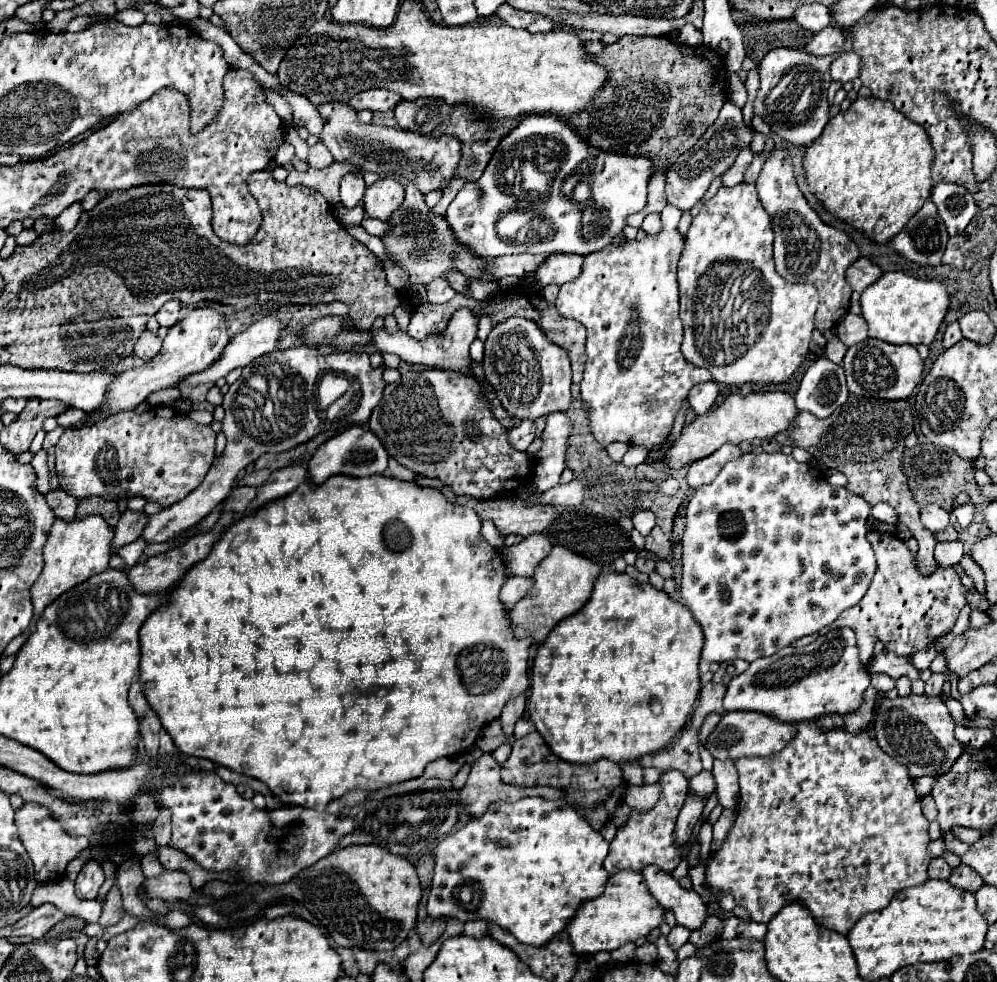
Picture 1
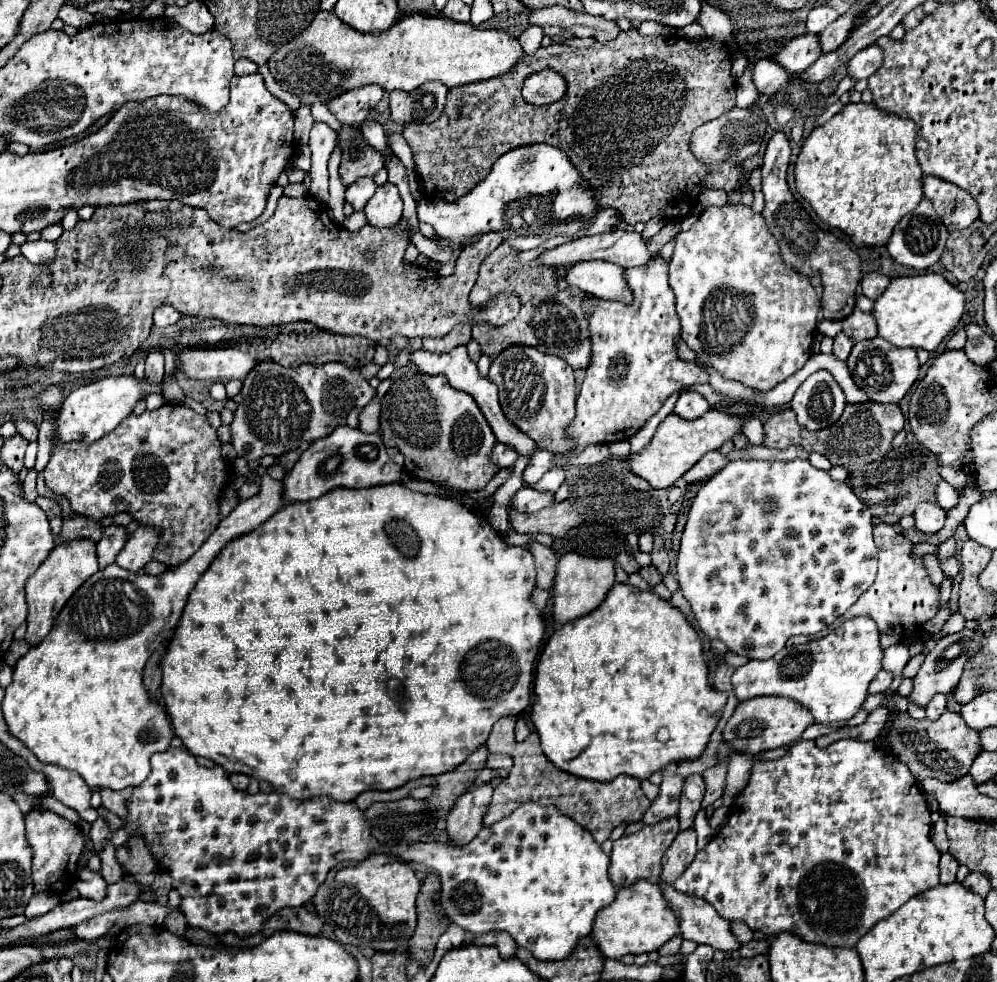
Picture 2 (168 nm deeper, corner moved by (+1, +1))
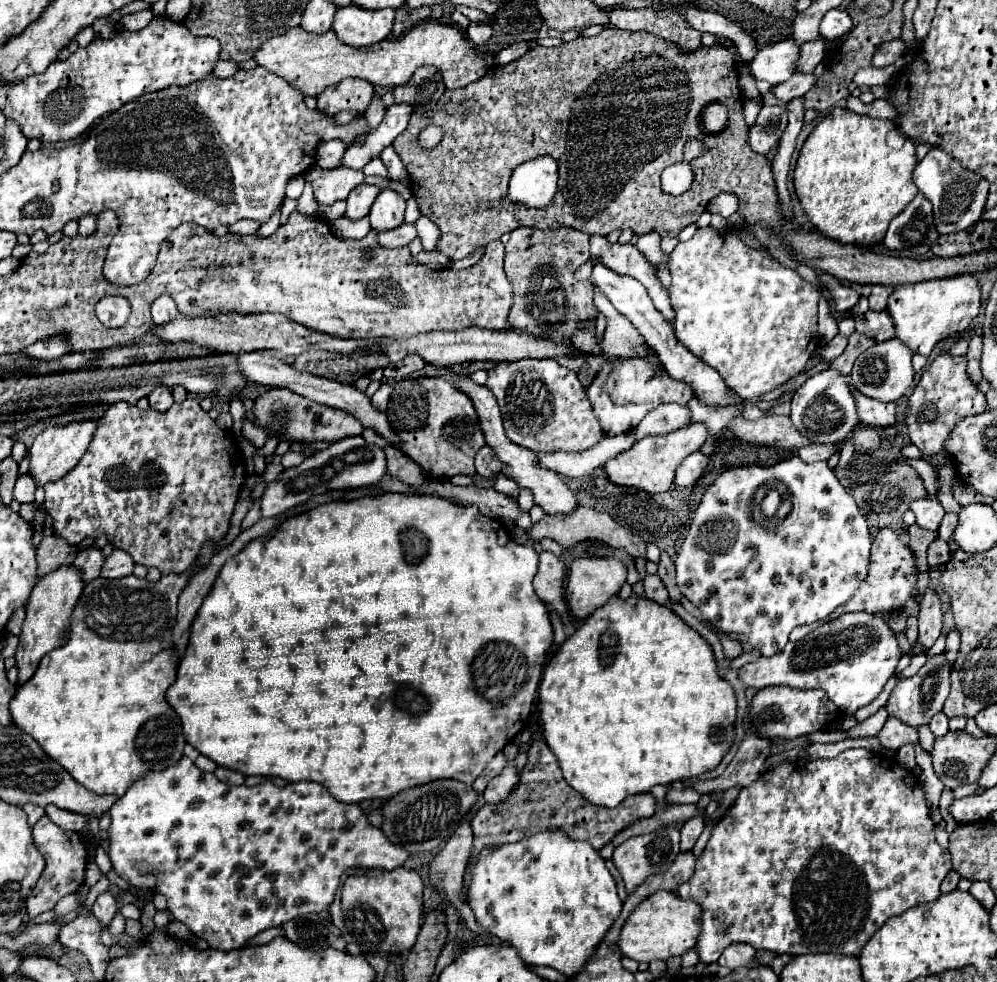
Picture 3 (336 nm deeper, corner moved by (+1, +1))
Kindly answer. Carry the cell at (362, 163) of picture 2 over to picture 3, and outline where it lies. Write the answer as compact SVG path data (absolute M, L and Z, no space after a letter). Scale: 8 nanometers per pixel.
M335 168L323 172L309 172L309 182L313 186L315 200L321 206L331 206L345 200L353 188L363 184L363 172L351 168Z

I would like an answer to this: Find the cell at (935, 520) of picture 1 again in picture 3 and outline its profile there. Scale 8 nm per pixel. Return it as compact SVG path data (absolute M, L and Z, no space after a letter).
M921 498L921 500L915 500L911 502L911 510L915 512L917 516L917 524L925 530L937 530L943 516L945 516L945 510L943 506L939 504L939 500L935 498Z

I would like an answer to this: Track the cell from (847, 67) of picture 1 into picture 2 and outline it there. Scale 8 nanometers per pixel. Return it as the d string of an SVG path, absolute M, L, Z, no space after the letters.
M875 44L863 48L861 52L857 52L857 54L849 60L849 64L847 64L847 76L853 78L855 82L857 82L857 80L863 80L863 78L867 78L867 76L871 76L871 74L879 68L881 58L883 58L883 54L879 52L879 48L877 48Z

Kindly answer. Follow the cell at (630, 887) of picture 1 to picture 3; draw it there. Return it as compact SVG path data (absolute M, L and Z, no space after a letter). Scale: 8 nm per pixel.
M655 892L655 896L643 900L643 904L639 904L639 908L625 922L619 948L623 956L629 956L637 962L667 962L671 956L683 956L697 944L701 934L701 914L701 906L693 900L681 900L673 892Z

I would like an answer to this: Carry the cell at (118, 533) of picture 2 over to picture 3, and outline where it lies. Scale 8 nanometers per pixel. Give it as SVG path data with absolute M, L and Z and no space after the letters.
M89 546L89 548L85 548L85 550L81 550L81 552L77 554L77 558L75 558L75 562L73 562L71 566L77 568L77 570L81 570L81 580L83 580L83 582L91 582L91 580L99 578L103 560L105 560L105 558L103 558L101 550Z

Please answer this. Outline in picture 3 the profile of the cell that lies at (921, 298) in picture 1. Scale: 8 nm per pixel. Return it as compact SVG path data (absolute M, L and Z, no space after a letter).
M951 276L897 286L889 296L889 314L895 322L897 338L921 356L929 356L933 346L957 332L963 332L981 308L981 286L973 276Z

